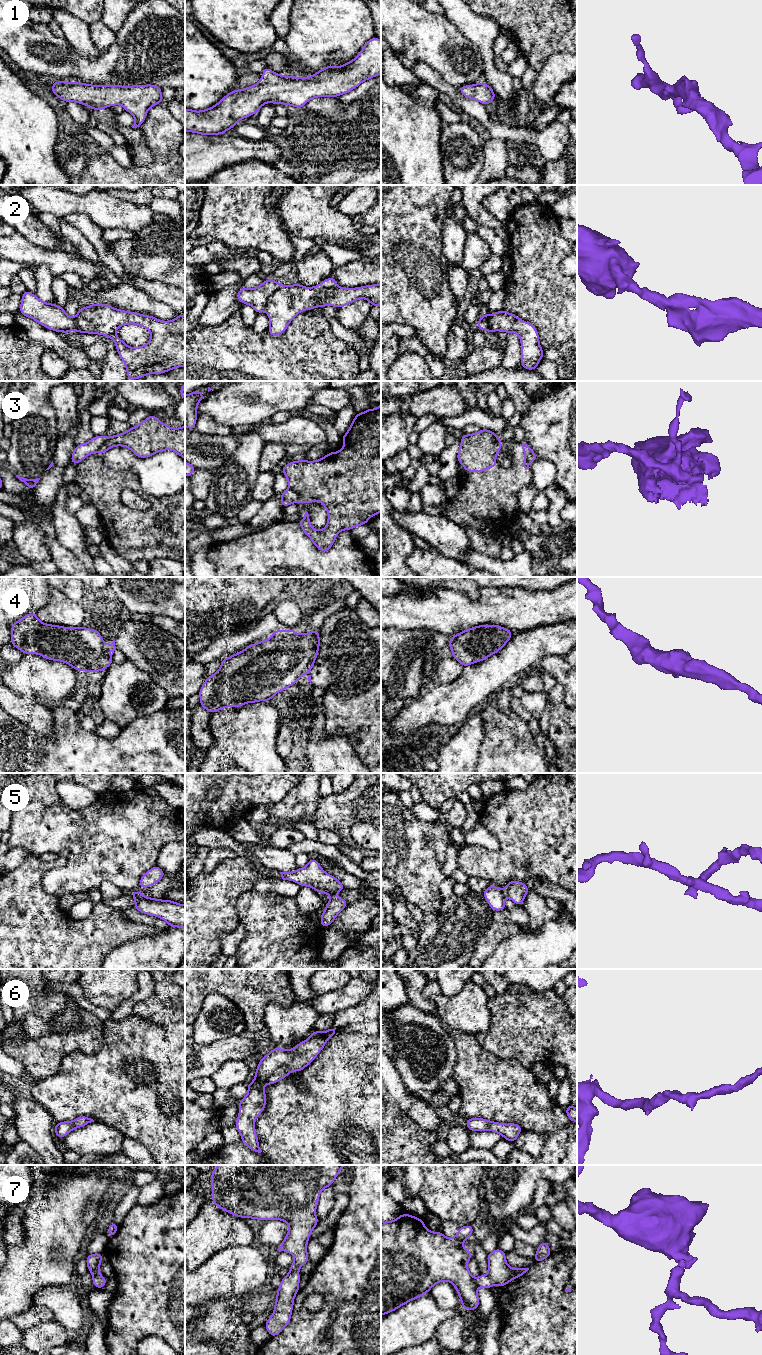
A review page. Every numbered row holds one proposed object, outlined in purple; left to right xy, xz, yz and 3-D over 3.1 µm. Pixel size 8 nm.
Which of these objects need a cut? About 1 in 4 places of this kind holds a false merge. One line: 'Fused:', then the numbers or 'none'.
Fused: 2, 3, 5

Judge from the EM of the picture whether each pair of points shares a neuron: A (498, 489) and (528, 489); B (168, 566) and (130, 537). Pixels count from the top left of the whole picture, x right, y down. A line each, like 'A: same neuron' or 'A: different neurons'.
A: different neurons
B: different neurons

